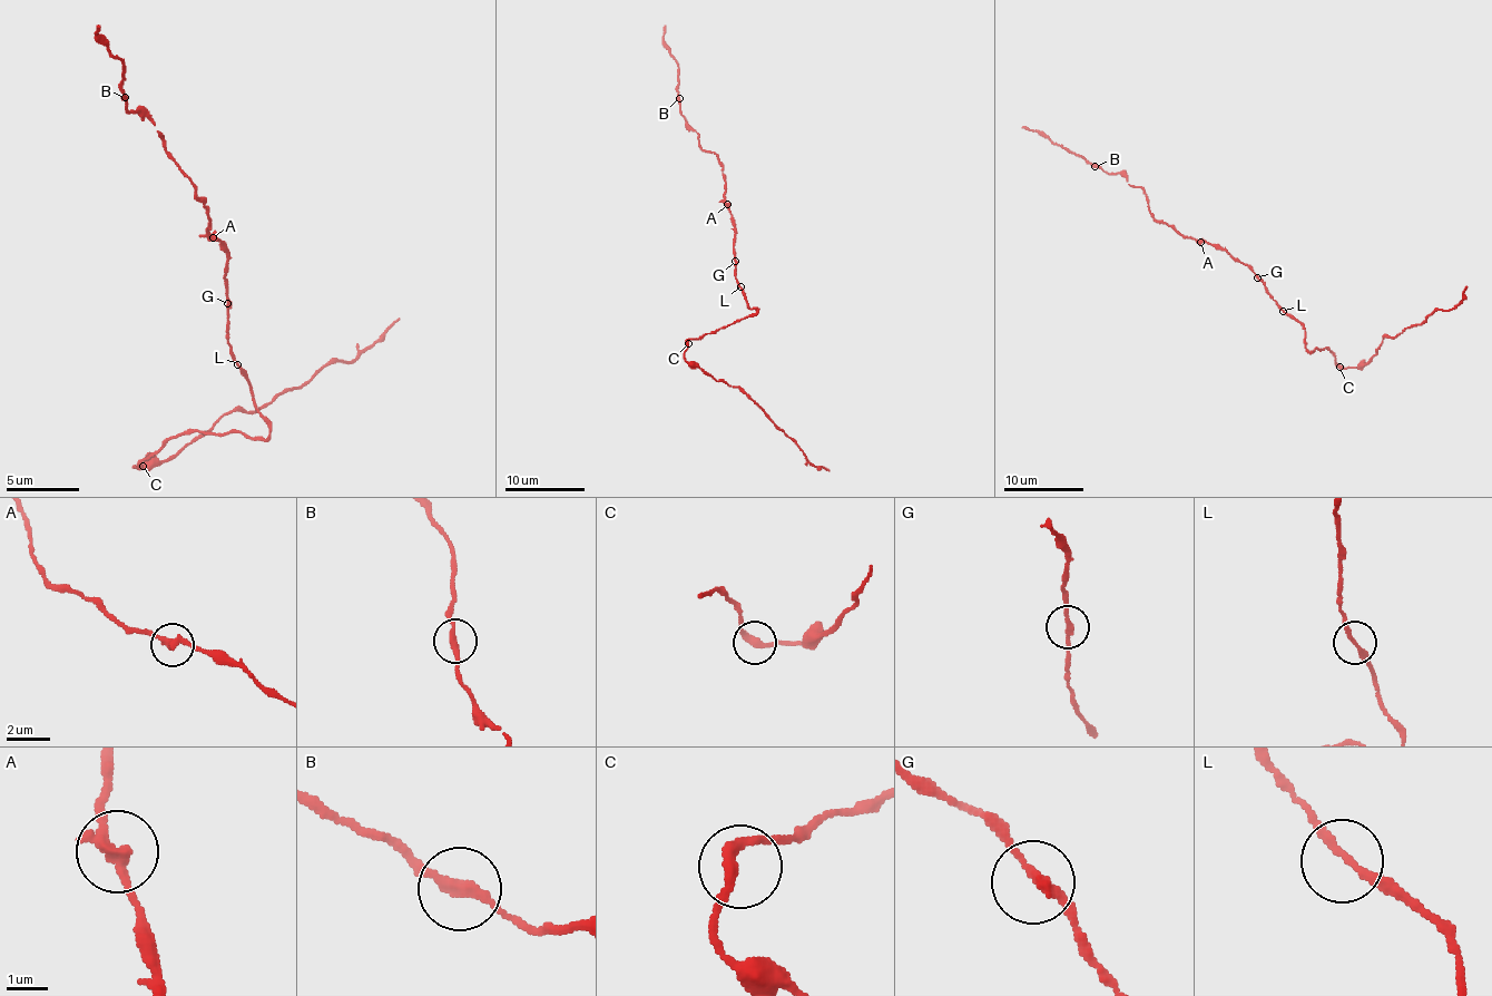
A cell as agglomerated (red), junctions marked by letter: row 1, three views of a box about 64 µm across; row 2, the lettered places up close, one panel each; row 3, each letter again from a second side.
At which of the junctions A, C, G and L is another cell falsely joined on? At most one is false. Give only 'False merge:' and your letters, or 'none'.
False merge: none

